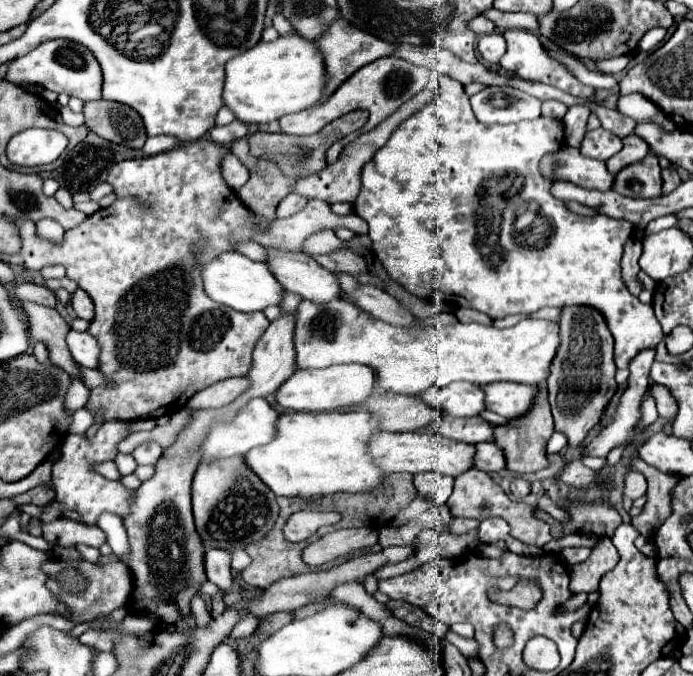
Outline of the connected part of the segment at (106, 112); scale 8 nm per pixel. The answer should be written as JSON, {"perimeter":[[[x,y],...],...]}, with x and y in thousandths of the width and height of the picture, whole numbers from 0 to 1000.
{"perimeter":[[[131,149],[120,158],[123,188],[154,209],[203,220],[212,209],[209,185],[198,164],[166,149]]]}

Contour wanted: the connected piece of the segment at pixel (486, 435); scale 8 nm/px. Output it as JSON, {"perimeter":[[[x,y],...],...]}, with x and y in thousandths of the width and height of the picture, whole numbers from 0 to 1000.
{"perimeter":[[[642,614],[636,623],[628,626],[628,635],[636,643],[651,646],[651,651],[685,658],[685,655],[711,652],[714,629],[703,626],[697,617],[651,617],[651,614]]]}

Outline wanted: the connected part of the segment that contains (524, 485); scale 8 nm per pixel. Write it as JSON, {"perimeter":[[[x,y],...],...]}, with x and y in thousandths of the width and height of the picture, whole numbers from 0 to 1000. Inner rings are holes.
{"perimeter":[[[743,706],[743,712],[737,714],[737,732],[743,738],[758,738],[763,732],[766,720],[763,720],[763,712],[755,709],[755,706]]]}

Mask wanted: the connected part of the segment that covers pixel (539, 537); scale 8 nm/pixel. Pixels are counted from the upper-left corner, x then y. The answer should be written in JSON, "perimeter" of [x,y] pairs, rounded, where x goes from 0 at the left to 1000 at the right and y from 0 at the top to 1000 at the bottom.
{"perimeter":[[[677,694],[674,700],[662,703],[657,709],[654,729],[645,741],[651,750],[654,765],[683,765],[683,768],[700,768],[700,765],[726,765],[737,777],[737,791],[746,794],[758,806],[769,806],[784,812],[786,803],[795,800],[792,777],[786,771],[778,771],[769,765],[769,753],[752,741],[740,741],[729,732],[729,726],[700,700],[691,694]]]}

